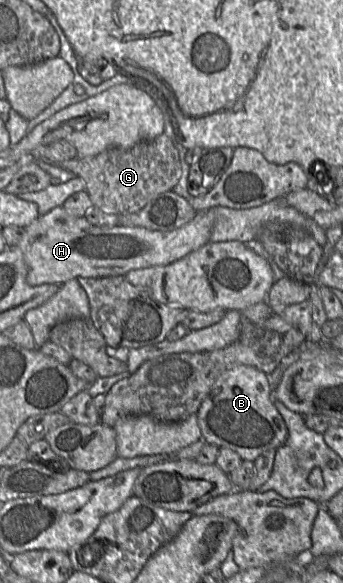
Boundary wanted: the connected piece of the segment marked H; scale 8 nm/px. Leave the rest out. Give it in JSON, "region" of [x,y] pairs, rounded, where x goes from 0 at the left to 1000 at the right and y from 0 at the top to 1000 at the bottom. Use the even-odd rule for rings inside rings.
{"region":[[[169,353],[73,391],[50,425],[79,453],[85,489],[178,489],[207,479],[350,473],[391,461],[504,451],[612,415],[621,384],[612,357],[574,364],[554,381],[504,396],[356,386],[283,389]]]}

